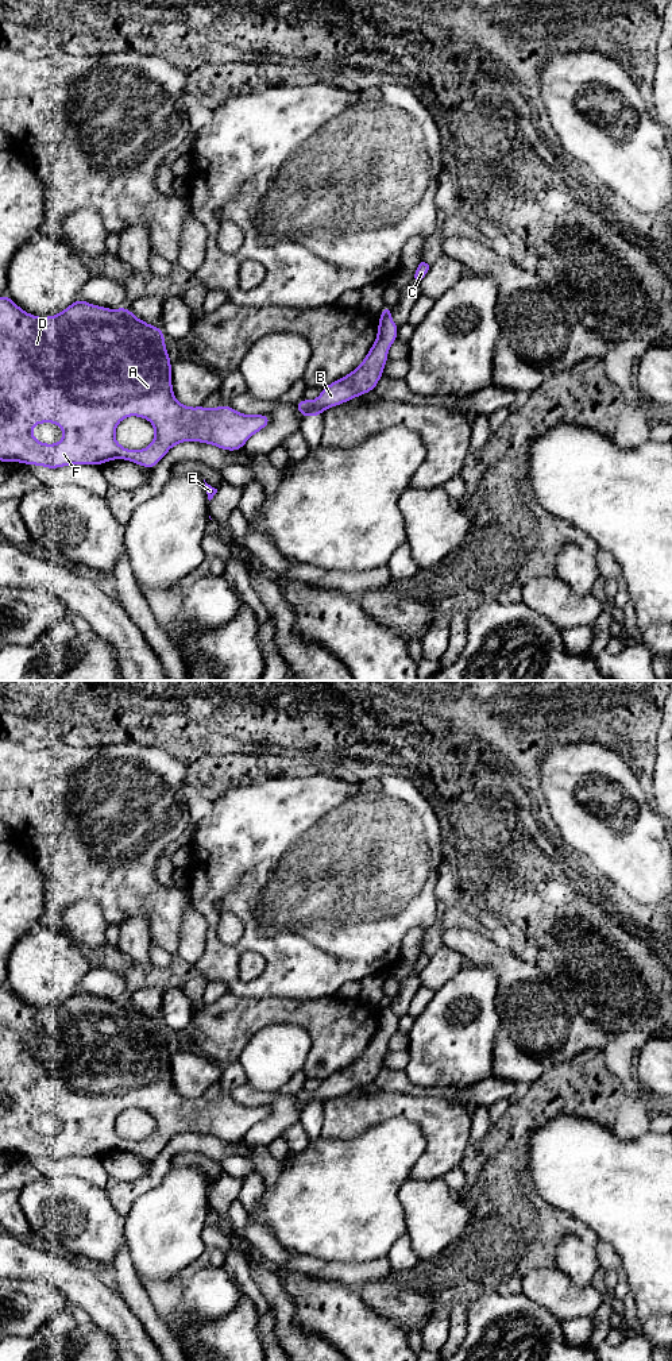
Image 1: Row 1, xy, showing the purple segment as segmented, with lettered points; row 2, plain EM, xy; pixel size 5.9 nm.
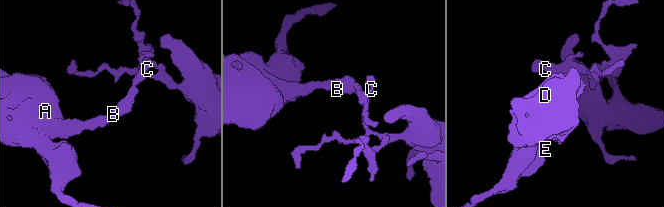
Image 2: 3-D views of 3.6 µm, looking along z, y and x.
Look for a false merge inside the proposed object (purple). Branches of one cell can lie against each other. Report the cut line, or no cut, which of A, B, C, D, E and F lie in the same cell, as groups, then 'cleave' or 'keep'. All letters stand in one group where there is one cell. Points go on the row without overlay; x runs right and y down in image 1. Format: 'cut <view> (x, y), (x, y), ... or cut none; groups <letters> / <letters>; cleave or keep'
cut xy (389, 1006), (381, 1009); groups A B D E F / C; cleave

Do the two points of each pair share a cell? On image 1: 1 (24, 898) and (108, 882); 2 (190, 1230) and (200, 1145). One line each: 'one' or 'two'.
1: two
2: two

